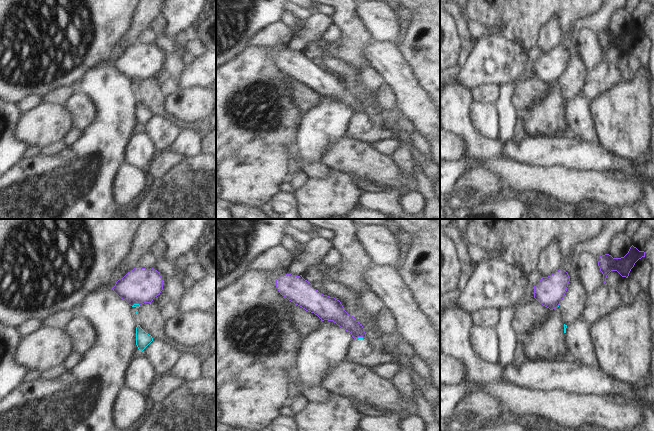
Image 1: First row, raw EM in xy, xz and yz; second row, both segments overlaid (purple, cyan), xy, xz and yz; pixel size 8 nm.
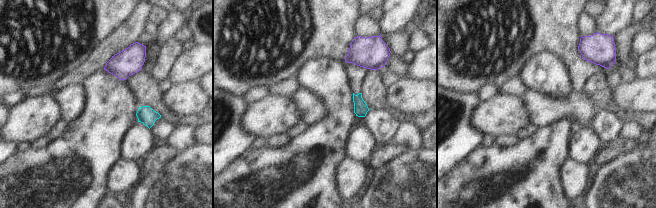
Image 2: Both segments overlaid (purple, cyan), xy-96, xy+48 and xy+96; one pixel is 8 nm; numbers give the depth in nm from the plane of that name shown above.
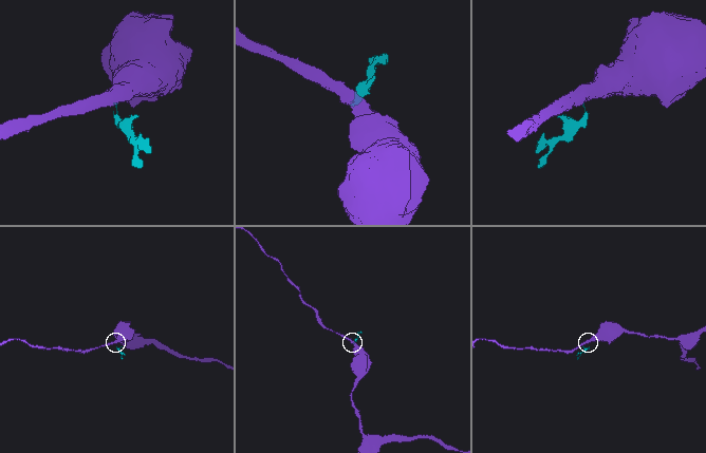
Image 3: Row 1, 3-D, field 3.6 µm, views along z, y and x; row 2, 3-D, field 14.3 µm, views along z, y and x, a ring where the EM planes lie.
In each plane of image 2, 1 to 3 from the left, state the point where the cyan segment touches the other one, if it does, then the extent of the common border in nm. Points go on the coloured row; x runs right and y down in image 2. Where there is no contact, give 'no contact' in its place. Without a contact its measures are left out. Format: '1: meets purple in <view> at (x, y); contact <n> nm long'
1: no contact
2: no contact
3: no contact

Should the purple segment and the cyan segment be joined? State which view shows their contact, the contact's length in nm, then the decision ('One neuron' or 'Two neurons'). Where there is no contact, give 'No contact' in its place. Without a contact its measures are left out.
Touches purple in xy. Shared border 70 nm. Two neurons.

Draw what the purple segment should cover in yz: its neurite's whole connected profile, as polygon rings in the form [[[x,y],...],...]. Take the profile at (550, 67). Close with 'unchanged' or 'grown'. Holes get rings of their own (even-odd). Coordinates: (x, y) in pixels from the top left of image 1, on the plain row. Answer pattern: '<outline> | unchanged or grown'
[[[562,44],[548,53],[542,53],[534,62],[534,74],[550,86],[558,84],[567,67],[569,57],[568,49]]] | unchanged

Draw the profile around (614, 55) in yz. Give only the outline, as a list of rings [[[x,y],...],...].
[[[611,47],[607,51],[606,60],[620,70],[625,81],[633,80],[635,72],[628,66],[628,54],[622,53],[617,47]]]

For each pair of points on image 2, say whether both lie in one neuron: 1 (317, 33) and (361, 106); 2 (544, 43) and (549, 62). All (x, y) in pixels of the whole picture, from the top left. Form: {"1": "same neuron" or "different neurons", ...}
{"1": "same neuron", "2": "different neurons"}

